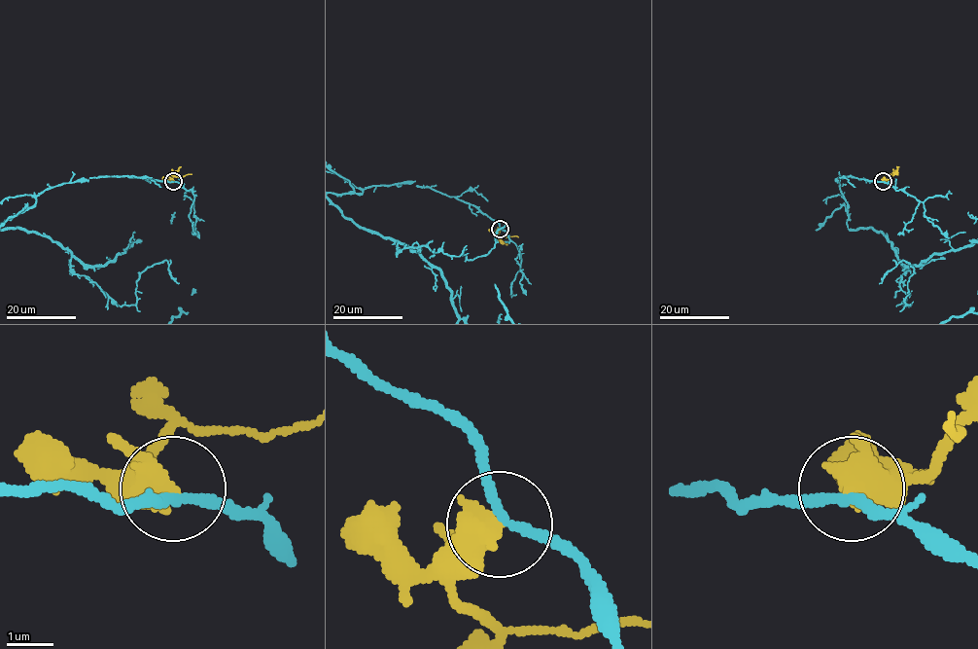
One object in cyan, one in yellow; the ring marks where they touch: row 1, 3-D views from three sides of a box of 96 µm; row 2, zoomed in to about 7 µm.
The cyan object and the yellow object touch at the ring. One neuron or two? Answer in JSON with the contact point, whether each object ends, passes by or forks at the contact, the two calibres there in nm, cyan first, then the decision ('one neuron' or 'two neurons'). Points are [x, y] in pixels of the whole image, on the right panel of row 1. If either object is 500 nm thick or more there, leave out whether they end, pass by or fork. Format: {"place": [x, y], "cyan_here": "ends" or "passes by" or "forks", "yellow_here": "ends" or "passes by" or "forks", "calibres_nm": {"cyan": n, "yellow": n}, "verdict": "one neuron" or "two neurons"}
{"place": [883, 181], "calibres_nm": {"cyan": 200, "yellow": 500}, "verdict": "two neurons"}

